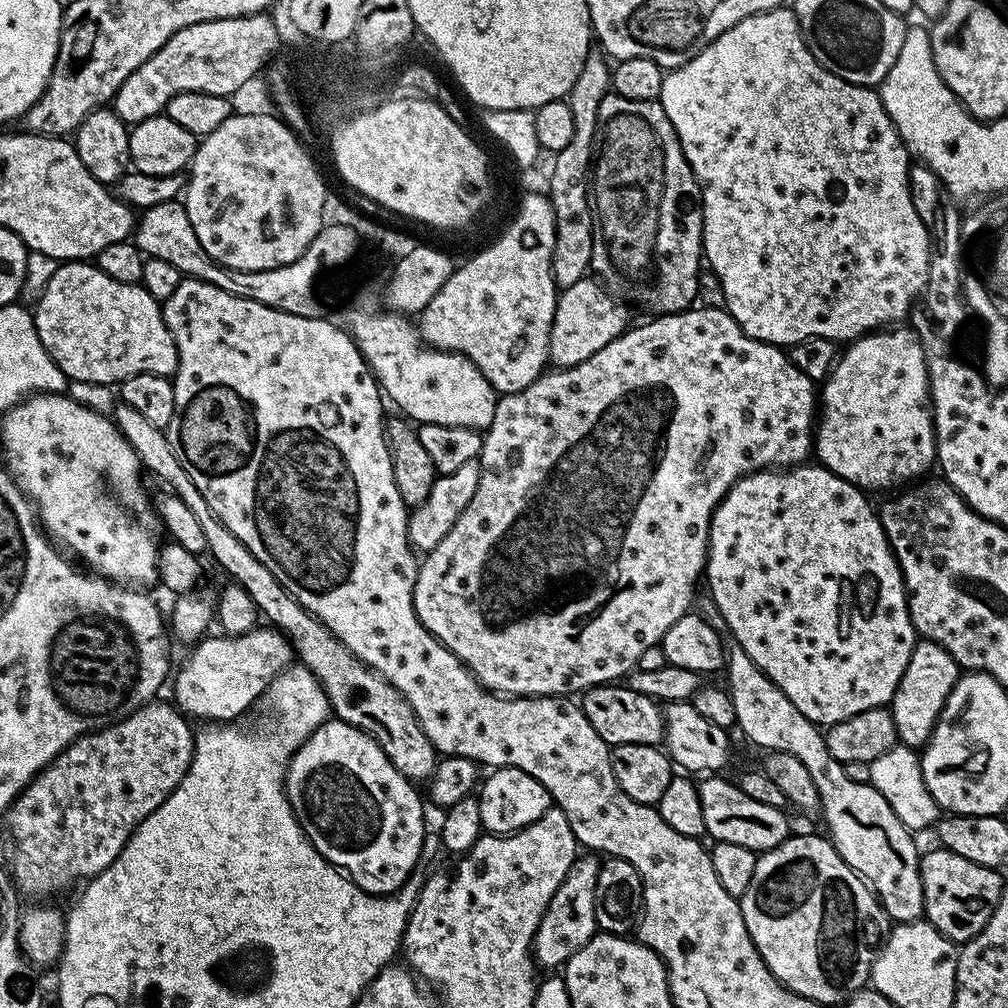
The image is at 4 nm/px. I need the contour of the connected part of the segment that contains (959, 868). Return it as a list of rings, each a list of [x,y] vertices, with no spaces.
[[[933,848],[933,852],[925,851],[920,857],[923,919],[950,941],[970,941],[990,922],[990,914],[994,914],[1000,904],[1006,880],[997,869],[978,866],[978,862],[970,862],[970,858],[962,858],[962,854],[954,854],[949,848]]]

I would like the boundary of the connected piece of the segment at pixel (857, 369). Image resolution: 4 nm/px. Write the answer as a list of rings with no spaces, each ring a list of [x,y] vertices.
[[[889,326],[883,330],[869,332],[867,336],[859,336],[857,340],[851,341],[848,348],[839,353],[838,359],[832,366],[832,373],[822,384],[822,403],[819,405],[818,427],[814,432],[814,452],[819,463],[823,467],[829,468],[834,474],[841,476],[843,480],[848,480],[861,490],[868,488],[892,488],[895,484],[904,486],[909,483],[911,476],[923,477],[928,467],[933,467],[936,458],[936,426],[932,418],[930,404],[930,393],[928,391],[928,367],[924,357],[924,347],[920,345],[915,331],[908,326]]]

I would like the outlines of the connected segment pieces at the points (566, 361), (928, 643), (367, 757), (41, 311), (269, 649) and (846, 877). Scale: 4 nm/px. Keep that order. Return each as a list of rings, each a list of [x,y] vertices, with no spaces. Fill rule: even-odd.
[[[585,278],[563,289],[556,299],[554,322],[548,343],[549,361],[559,369],[581,364],[589,360],[602,346],[627,331],[627,307],[622,308],[601,285],[592,278]]]
[[[924,638],[917,643],[916,648],[910,654],[910,662],[898,682],[898,690],[894,694],[890,705],[890,711],[894,718],[894,726],[896,727],[896,739],[899,743],[913,750],[923,749],[924,745],[927,744],[933,730],[936,728],[938,718],[946,706],[946,698],[960,680],[962,669],[959,667],[961,668],[961,665],[958,663],[955,655],[949,649],[937,644],[935,640]]]
[[[329,718],[325,724],[318,726],[318,730],[314,730],[314,734],[308,736],[306,743],[288,761],[284,773],[284,792],[288,796],[290,806],[298,818],[302,830],[308,835],[310,843],[327,860],[343,870],[348,879],[356,883],[363,892],[367,892],[370,896],[390,896],[393,892],[399,892],[402,885],[408,881],[408,875],[421,863],[420,851],[424,848],[424,804],[420,801],[416,788],[417,785],[413,781],[407,780],[396,769],[394,762],[390,762],[390,758],[386,758],[382,746],[378,746],[378,742],[374,742],[374,738],[370,738],[362,730],[350,726],[345,720],[335,718]]]
[[[64,262],[57,267],[54,278],[50,278],[50,282],[46,286],[46,290],[42,294],[40,300],[34,304],[34,319],[36,329],[38,330],[38,338],[42,338],[42,346],[46,346],[46,350],[50,354],[50,358],[54,358],[54,362],[68,375],[69,381],[76,382],[81,380],[84,384],[112,384],[119,385],[120,381],[130,378],[134,374],[162,374],[169,378],[175,377],[176,367],[178,366],[178,350],[174,338],[170,334],[170,330],[164,321],[164,313],[162,311],[161,301],[150,298],[150,294],[140,284],[127,284],[126,282],[114,282],[114,278],[110,278],[106,274],[102,274],[102,270],[97,268],[92,262]]]
[[[257,626],[241,636],[212,635],[205,635],[181,666],[174,704],[189,717],[204,720],[200,722],[232,722],[259,696],[261,699],[273,678],[293,663],[292,643],[275,626]]]
[[[789,835],[777,848],[757,855],[754,878],[739,897],[746,930],[766,966],[800,996],[818,1002],[843,1005],[859,988],[869,983],[872,964],[890,928],[890,921],[875,892],[840,855],[831,839]]]

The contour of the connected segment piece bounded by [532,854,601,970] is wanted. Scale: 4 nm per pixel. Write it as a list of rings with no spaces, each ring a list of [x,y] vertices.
[[[584,855],[572,863],[554,898],[550,898],[536,937],[532,939],[534,959],[541,969],[556,970],[567,964],[569,958],[578,954],[578,950],[582,950],[582,946],[586,946],[586,942],[590,942],[590,938],[598,931],[594,915],[594,897],[601,861],[595,855]]]

